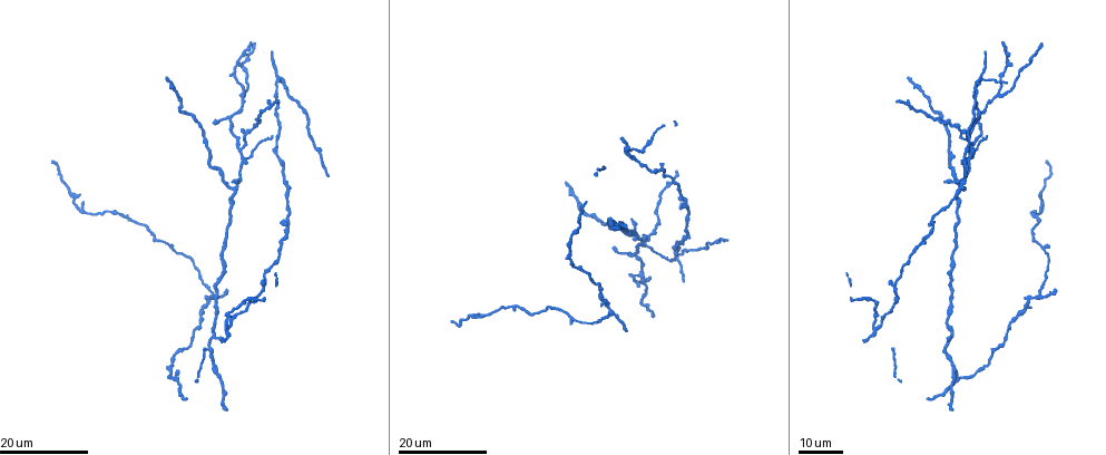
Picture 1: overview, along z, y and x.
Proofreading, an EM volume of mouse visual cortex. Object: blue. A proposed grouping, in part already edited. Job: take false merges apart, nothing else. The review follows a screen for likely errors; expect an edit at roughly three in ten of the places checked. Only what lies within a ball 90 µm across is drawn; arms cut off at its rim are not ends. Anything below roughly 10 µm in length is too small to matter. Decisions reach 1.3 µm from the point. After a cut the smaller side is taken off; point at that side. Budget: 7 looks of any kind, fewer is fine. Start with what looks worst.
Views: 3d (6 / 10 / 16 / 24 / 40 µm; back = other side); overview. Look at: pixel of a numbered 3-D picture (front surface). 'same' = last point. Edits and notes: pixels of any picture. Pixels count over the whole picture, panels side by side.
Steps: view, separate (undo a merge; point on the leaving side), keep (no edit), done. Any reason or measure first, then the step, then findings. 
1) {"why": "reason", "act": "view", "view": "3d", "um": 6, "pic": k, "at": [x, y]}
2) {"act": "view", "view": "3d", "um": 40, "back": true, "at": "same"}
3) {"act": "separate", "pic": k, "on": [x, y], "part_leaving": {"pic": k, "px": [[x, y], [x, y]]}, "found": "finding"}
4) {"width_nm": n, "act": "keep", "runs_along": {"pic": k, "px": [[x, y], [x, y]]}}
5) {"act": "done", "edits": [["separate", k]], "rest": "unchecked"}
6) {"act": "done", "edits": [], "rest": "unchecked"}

{"why": "four-way junction", "act": "view", "view": "3d", "um": 16, "pic": 1, "at": [678, 255]}

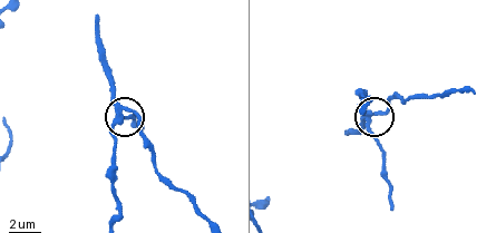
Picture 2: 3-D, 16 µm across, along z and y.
{"act": "view", "view": "3d", "um": 6, "pic": 2, "at": [126, 111]}

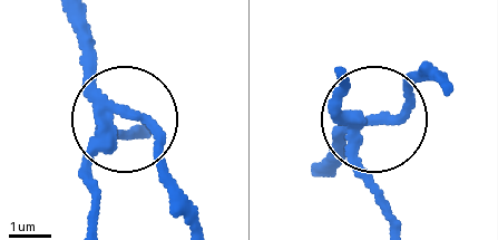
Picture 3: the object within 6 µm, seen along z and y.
{"act": "separate", "pic": 3, "on": [85, 41], "part_leaving": {"pic": 3, "px": [[101, 102], [140, 120], [155, 141], [183, 226]]}, "found": "two cells meet here"}

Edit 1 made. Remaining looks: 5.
{"why": "redraw", "act": "view", "view": "overview"}

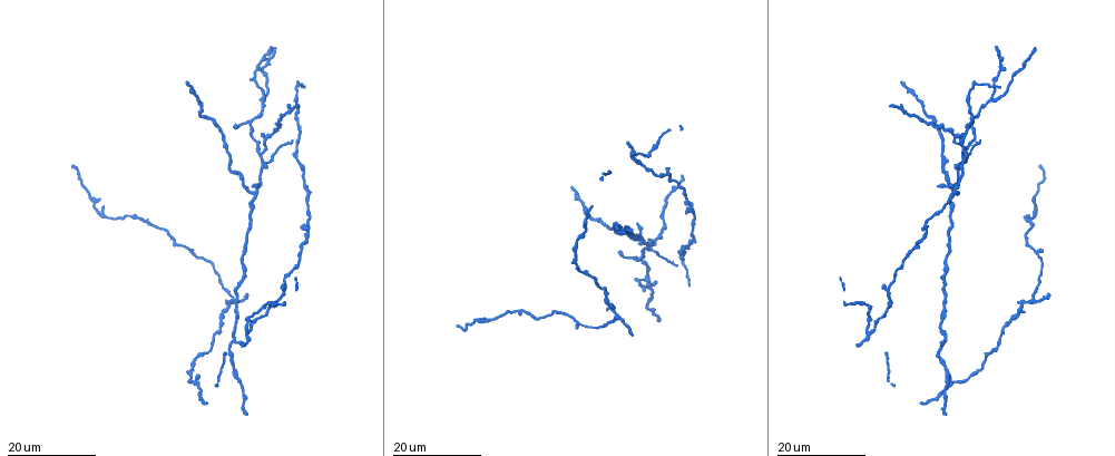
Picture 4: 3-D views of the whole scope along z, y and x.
{"why": "four or more arms meet", "act": "view", "view": "3d", "um": 24, "pic": 4, "at": [254, 191]}

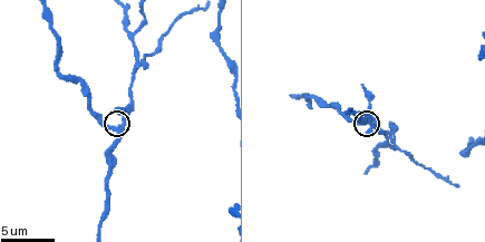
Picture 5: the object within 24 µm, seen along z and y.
{"act": "view", "view": "3d", "um": 10, "pic": 5, "at": [116, 126]}

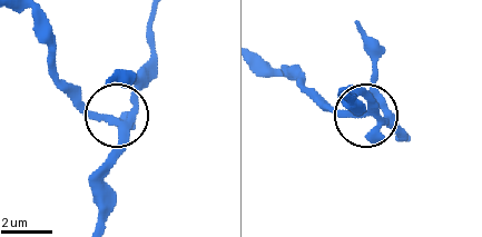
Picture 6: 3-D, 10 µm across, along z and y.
{"arms": 4, "act": "keep", "runs_along": {"pic": 6, "px": [[101, 219], [117, 124], [91, 110], [55, 75]]}, "found": "continuous, no second cell"}

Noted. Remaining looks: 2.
{"why": "four arms meet", "act": "view", "view": "3d", "um": 10, "pic": 5, "at": [387, 135]}

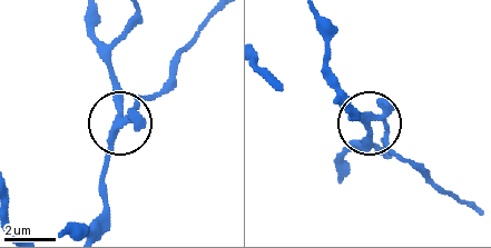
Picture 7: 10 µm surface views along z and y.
{"act": "keep", "runs_along": {"pic": 7, "px": [[90, 225], [101, 206], [108, 142], [120, 117], [114, 68]]}, "found": "all the same cell"}

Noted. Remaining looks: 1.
{"act": "done", "edits": [["separate", 3]], "rest": "unchecked"}

